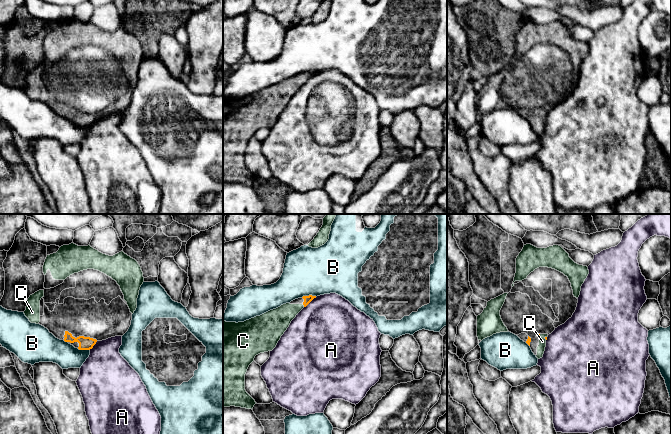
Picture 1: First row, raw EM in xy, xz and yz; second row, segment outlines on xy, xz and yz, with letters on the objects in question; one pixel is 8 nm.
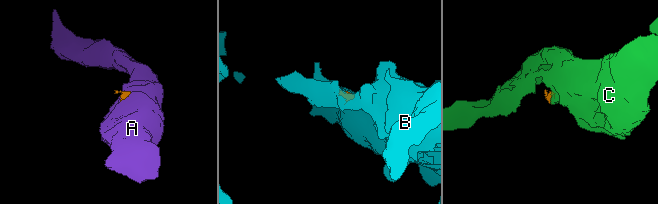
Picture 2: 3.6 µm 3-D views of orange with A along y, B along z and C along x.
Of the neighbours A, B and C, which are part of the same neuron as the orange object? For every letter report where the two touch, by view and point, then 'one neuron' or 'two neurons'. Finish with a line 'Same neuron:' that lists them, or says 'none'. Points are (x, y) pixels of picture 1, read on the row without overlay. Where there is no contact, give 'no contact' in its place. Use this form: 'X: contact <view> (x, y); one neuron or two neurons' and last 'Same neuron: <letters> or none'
A: contact xz (310, 77); two neurons
B: contact xz (308, 72); two neurons
C: contact xz (303, 80); one neuron
Same neuron: C

